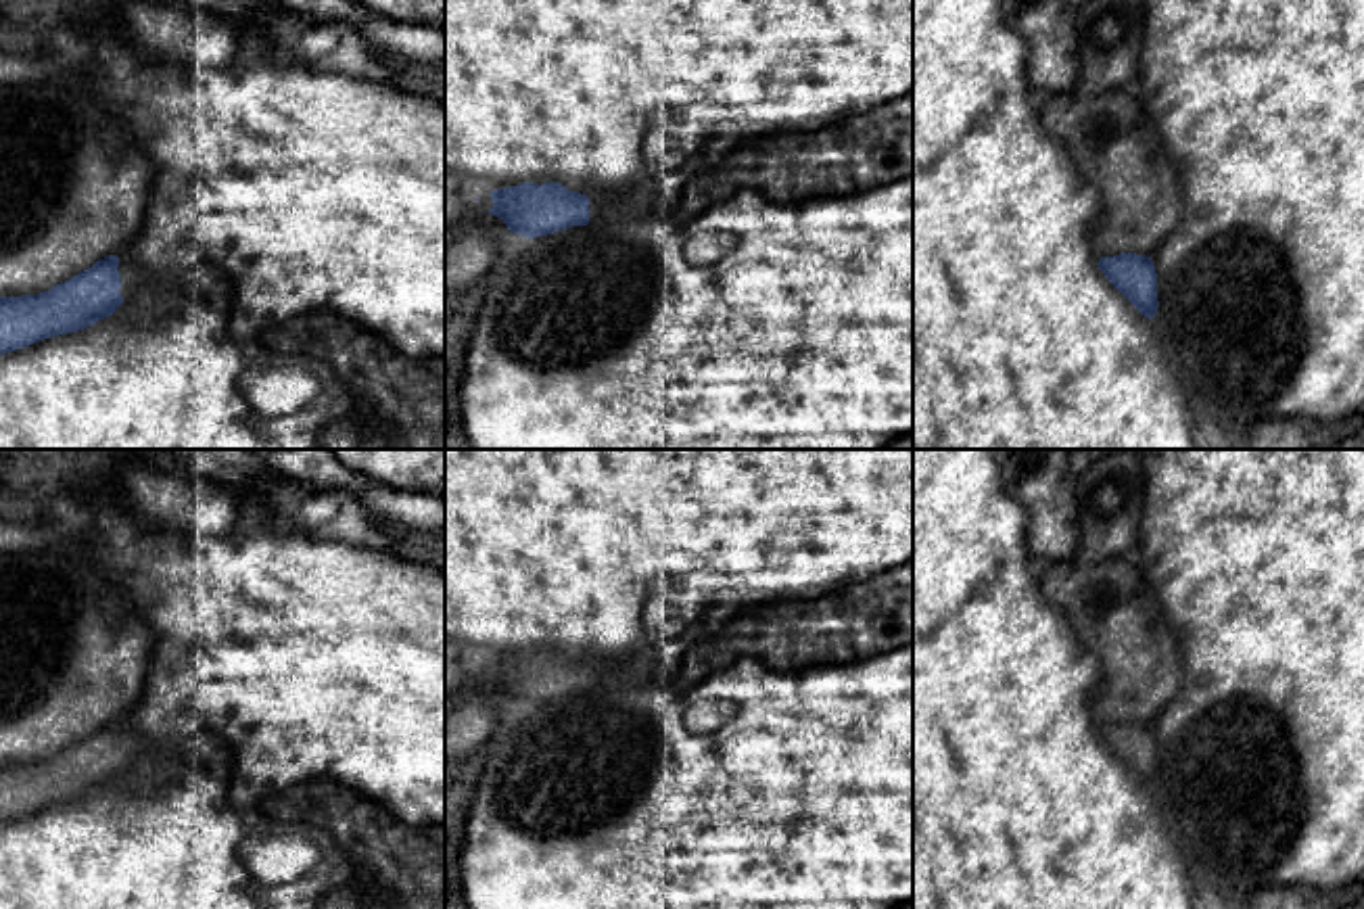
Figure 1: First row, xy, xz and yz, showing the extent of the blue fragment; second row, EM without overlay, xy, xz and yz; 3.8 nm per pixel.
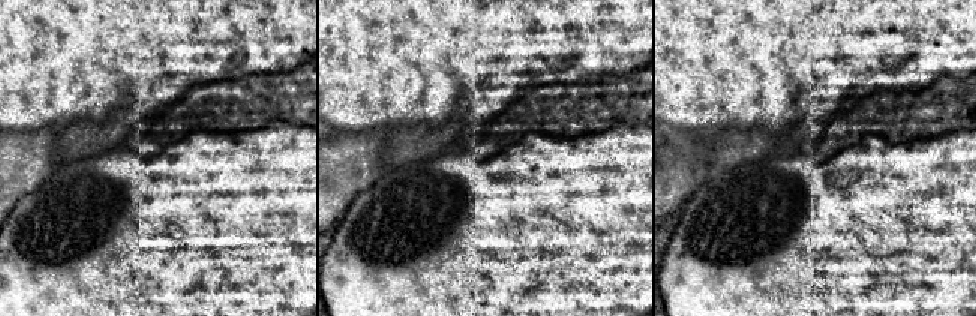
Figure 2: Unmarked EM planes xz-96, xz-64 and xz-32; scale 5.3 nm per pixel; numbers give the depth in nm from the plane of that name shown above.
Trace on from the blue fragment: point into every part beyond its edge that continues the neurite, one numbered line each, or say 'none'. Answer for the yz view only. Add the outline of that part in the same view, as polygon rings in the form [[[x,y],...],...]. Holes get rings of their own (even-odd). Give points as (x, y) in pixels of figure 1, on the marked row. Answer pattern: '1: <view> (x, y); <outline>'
none

